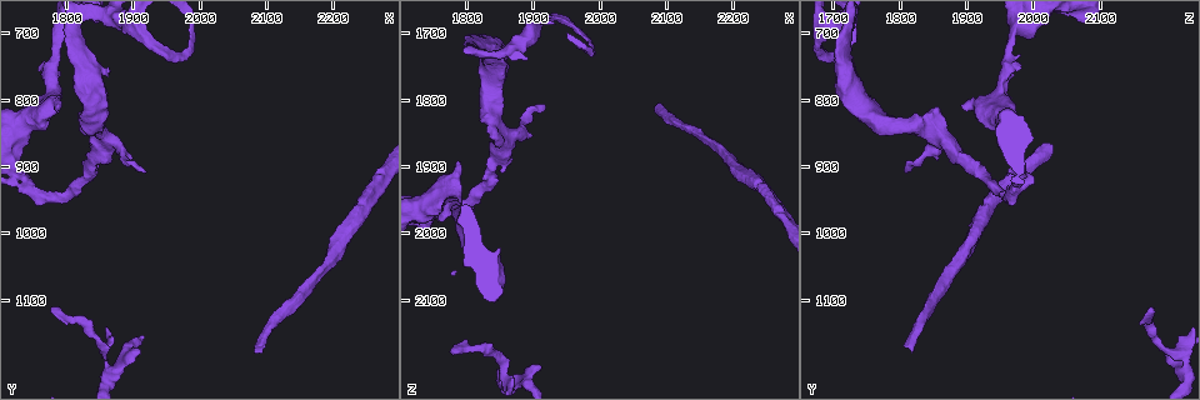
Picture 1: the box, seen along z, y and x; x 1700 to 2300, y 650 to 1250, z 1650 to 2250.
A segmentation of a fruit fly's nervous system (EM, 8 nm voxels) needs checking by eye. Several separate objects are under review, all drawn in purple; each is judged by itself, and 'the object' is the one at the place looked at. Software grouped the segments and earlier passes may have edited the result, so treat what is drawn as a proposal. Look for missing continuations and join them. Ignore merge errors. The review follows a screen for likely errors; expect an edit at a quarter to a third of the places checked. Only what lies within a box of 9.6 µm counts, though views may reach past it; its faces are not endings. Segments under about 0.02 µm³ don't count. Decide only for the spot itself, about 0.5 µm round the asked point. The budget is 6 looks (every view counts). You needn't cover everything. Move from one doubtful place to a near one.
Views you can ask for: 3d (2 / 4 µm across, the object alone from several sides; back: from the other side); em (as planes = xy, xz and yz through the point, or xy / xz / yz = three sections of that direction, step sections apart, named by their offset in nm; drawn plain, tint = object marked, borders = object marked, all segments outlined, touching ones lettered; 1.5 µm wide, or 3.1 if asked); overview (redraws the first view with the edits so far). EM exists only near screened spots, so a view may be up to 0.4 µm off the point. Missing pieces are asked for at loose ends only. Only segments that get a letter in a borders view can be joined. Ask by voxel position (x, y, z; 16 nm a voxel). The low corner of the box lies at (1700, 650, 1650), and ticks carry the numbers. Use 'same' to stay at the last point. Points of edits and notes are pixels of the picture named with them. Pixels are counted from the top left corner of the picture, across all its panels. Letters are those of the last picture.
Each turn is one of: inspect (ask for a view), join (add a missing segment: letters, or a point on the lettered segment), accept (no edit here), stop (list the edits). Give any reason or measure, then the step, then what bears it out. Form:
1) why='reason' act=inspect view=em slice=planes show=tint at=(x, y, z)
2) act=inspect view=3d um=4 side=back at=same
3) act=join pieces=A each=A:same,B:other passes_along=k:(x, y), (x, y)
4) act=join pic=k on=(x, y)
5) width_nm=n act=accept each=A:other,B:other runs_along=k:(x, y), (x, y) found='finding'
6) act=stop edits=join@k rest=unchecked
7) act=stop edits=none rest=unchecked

why='branch stops here' act=inspect view=em slice=planes show=borders at=(1920, 905, 1810)

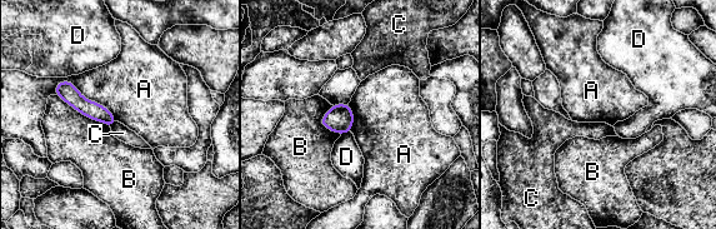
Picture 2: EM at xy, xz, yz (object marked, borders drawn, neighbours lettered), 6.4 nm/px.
width_nm=110 act=accept each=A:other,B:other,C:other,D:other found='none of them fits'

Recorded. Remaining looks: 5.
why='an open end' act=inspect view=em slice=xy step=8 show=tint at=(2080, 1175, 1815)

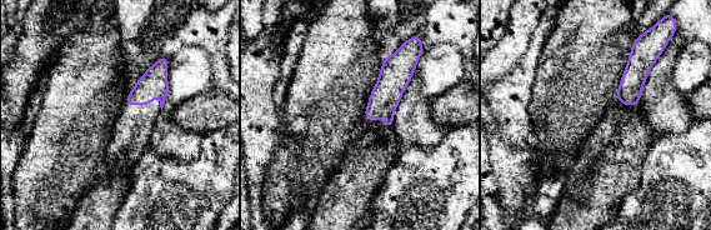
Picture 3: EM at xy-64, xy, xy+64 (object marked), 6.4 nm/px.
why='cut it another way' act=inspect view=em slice=planes show=borders at=same

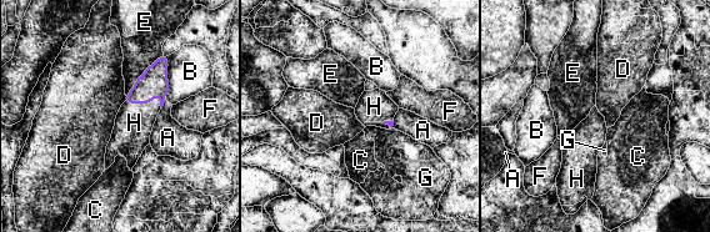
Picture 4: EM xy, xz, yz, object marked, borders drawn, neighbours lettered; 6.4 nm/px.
act=join pieces=H each=A:other,B:other,C:other,D:other,E:other,F:other,G:other,H:same passes_along=4:(154, 81), (148, 102), (134, 122) found='the cell continues'

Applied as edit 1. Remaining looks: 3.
act=inspect view=overview

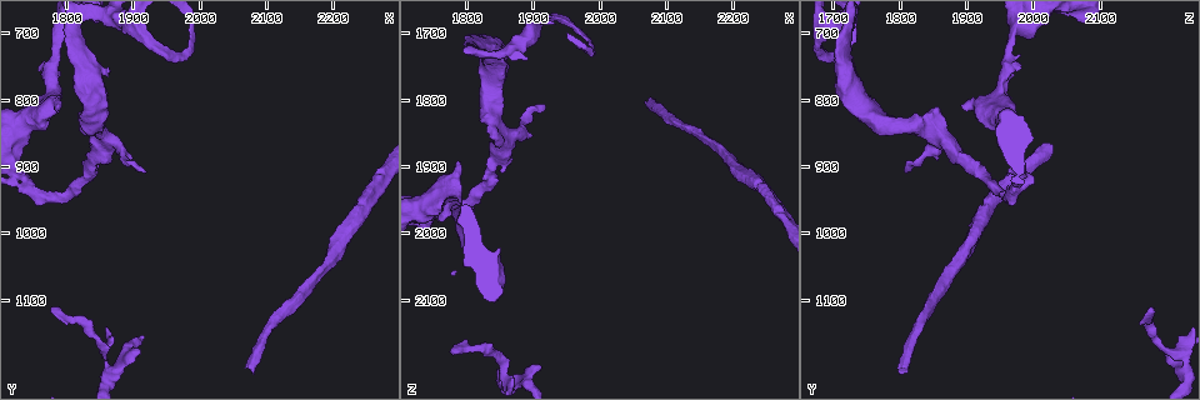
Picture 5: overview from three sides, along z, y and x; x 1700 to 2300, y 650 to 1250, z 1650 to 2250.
act=inspect view=em slice=planes show=borders at=(1780, 1120, 2170)

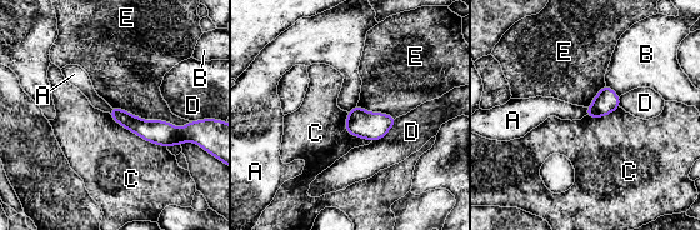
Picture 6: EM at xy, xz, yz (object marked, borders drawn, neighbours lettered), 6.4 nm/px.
longest_contact=E:550nm act=accept each=A:other,B:other,C:other,D:other,E:other found='none of them fits'

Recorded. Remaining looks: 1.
act=stop edits=join@4 rest=unchecked

